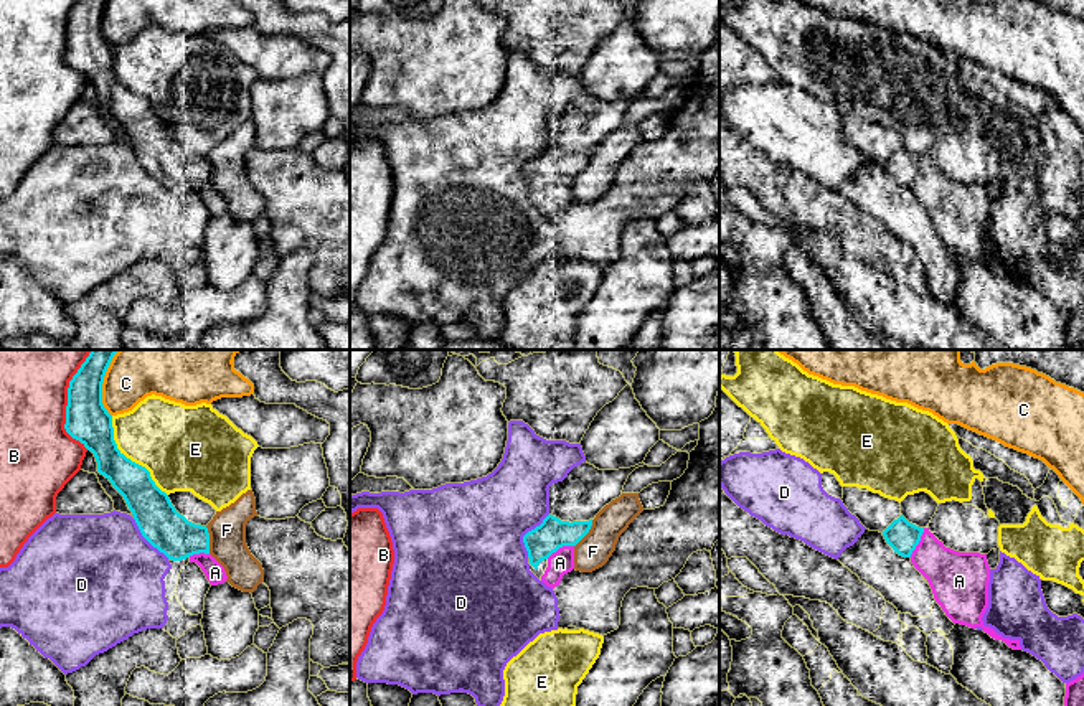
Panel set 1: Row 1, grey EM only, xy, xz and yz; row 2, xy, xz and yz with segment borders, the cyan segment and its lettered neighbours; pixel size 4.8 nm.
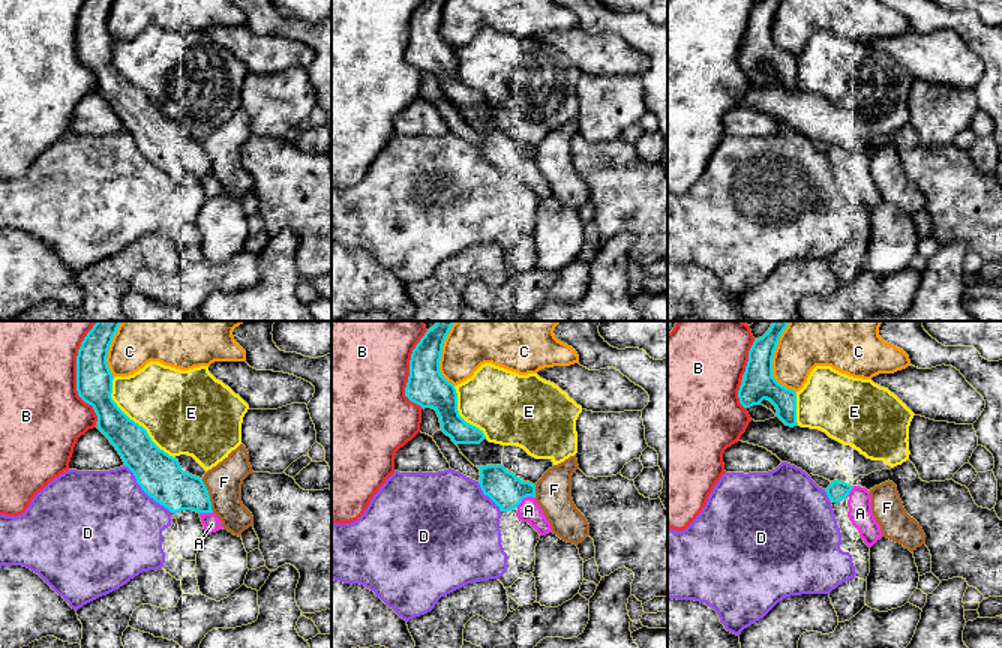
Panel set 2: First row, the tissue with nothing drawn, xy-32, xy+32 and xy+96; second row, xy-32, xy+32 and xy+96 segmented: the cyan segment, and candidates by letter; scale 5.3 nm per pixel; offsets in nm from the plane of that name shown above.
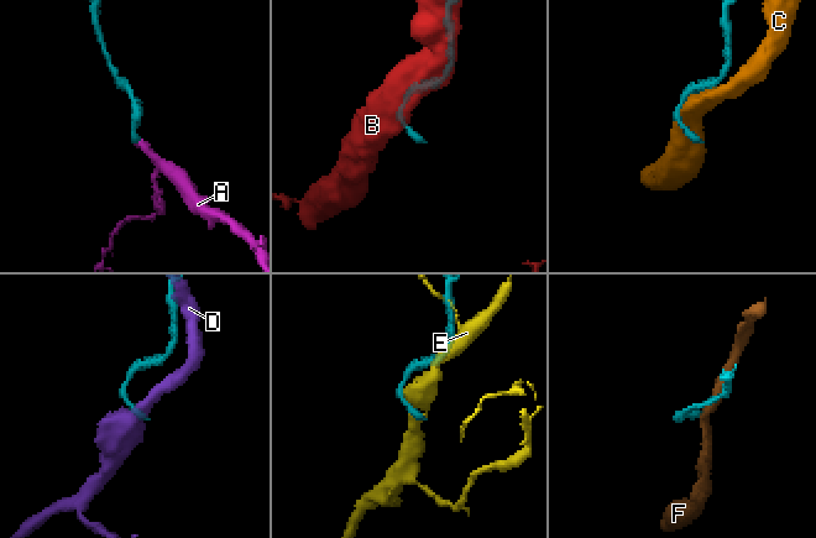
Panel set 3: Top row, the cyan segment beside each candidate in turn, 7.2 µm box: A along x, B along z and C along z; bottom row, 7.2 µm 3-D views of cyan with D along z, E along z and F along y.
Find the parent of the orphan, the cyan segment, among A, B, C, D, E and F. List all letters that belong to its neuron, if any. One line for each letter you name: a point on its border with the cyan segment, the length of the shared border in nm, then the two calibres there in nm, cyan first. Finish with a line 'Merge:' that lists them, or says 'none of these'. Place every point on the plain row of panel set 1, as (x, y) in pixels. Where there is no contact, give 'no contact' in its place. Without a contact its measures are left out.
A: meets cyan in yz at (918, 174); contact 160 nm long; 160 nm thick on the cyan side, 260 nm on the other
Merge: A

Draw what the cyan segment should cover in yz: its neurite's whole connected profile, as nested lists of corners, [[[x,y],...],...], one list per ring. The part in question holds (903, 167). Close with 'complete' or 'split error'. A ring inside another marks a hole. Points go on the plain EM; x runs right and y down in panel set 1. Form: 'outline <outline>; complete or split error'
outline [[[903,145],[883,162],[883,167],[894,183],[909,188],[927,209],[936,233],[954,254],[970,259],[982,257],[992,269],[1005,272],[1013,280],[1021,280],[1020,271],[1003,269],[983,256],[990,213],[987,185],[945,178],[929,158],[919,158]]]; split error

